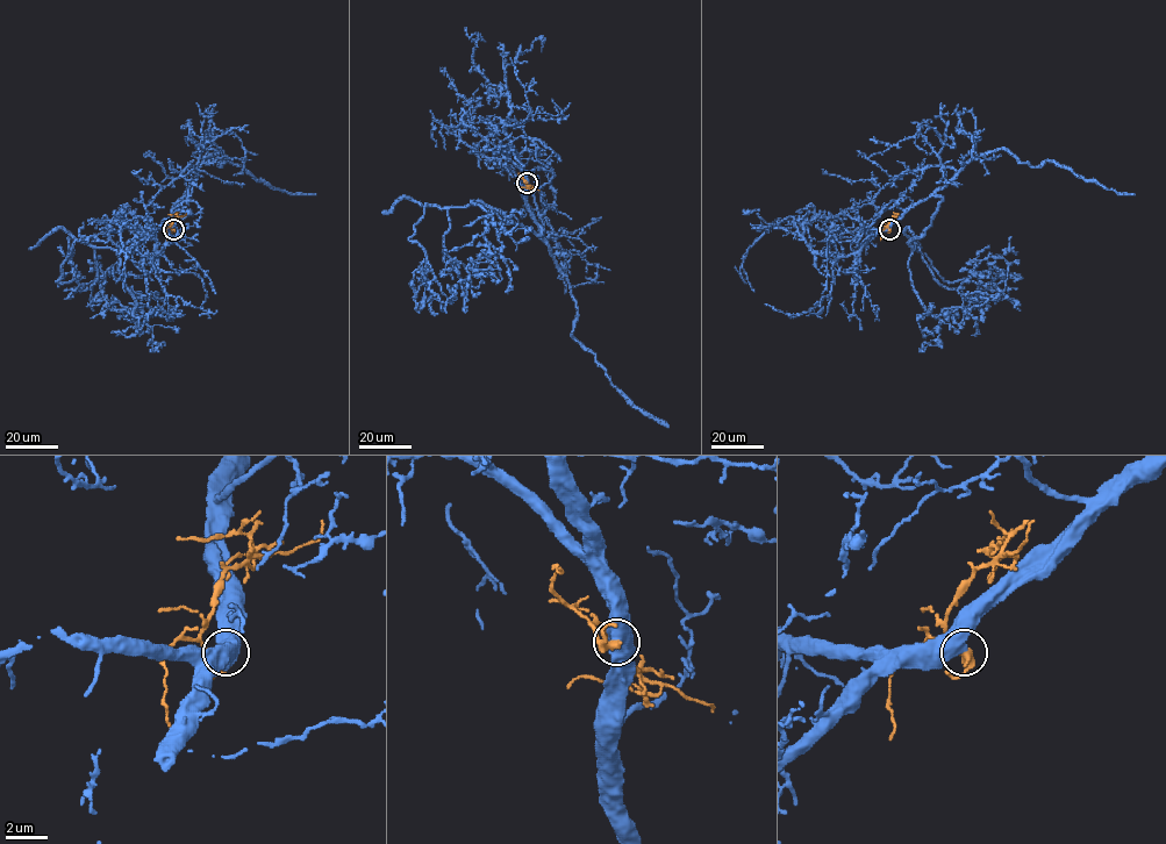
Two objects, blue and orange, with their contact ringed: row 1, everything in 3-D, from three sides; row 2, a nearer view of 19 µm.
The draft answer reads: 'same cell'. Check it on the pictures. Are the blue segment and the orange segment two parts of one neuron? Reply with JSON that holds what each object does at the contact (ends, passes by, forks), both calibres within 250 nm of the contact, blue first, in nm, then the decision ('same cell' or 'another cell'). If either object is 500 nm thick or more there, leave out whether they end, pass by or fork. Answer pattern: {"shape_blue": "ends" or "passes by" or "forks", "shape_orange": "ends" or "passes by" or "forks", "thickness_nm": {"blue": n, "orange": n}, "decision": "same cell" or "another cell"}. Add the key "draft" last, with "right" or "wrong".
{"thickness_nm": {"blue": 700, "orange": 320}, "decision": "another cell", "draft": "wrong"}

